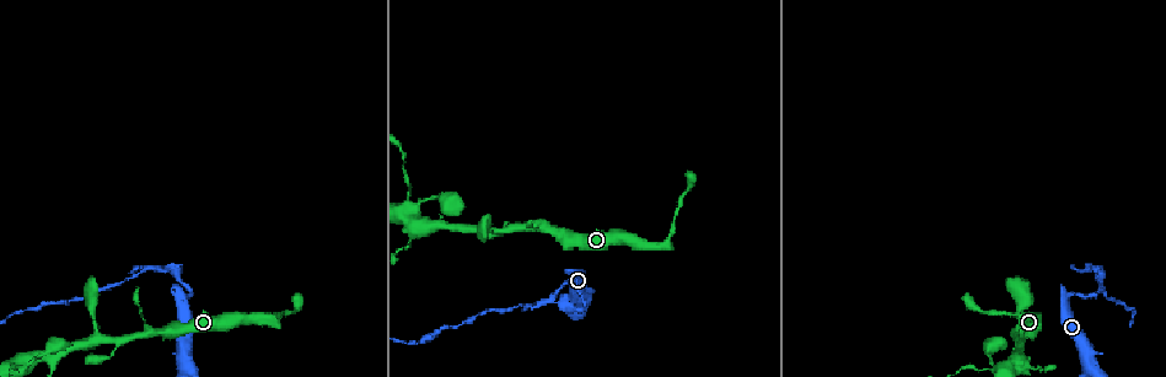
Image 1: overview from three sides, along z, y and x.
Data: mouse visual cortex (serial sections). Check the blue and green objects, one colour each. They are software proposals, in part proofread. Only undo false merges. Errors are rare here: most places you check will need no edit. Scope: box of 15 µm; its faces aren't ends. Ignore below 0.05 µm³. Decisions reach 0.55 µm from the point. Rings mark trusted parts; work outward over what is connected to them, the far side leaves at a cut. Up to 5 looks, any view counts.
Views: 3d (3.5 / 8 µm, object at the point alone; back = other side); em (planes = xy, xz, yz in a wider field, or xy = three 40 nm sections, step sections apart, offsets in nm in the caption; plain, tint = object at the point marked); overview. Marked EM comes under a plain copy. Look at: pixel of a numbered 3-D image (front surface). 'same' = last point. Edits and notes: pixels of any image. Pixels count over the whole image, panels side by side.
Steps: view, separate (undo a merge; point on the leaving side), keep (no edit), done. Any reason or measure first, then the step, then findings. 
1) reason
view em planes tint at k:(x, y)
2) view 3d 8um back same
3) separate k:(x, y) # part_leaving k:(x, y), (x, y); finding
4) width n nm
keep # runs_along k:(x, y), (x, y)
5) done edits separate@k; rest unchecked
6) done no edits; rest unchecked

abrupt turn
view 3d 8um at 1:(1066, 300)

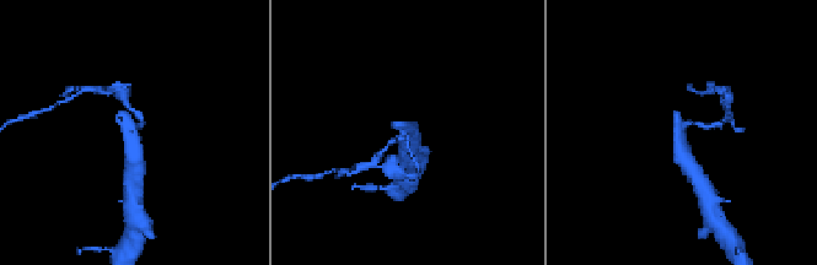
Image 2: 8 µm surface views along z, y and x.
now the EM
view em xy step 1 tint at 2:(132, 131)

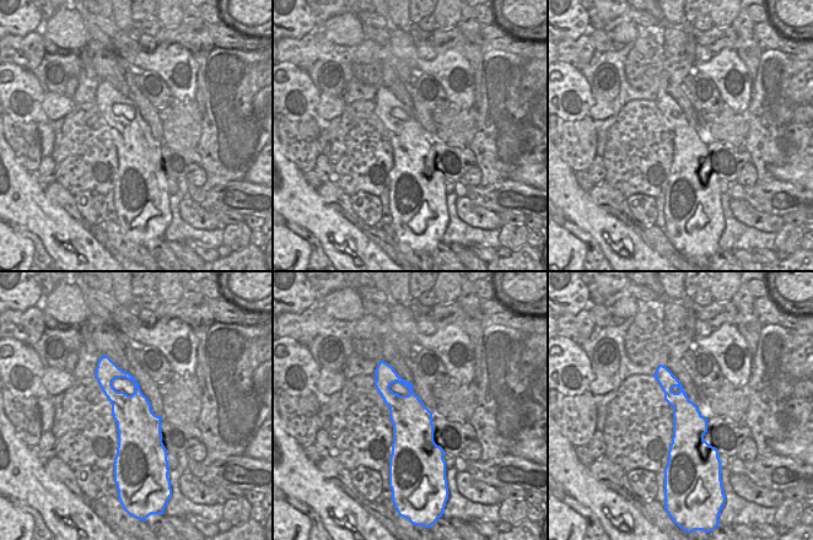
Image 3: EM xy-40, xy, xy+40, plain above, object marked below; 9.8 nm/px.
keep # runs_along 2:(689, 167), (681, 130), (688, 123), (710, 125); one cell here

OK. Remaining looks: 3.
calibre changes
view 3d 3.5um at 1:(1091, 271)

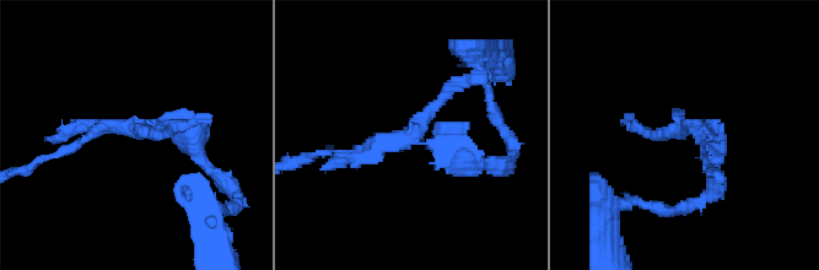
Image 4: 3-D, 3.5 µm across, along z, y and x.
view em xy step 5 tint at 4:(146, 124)

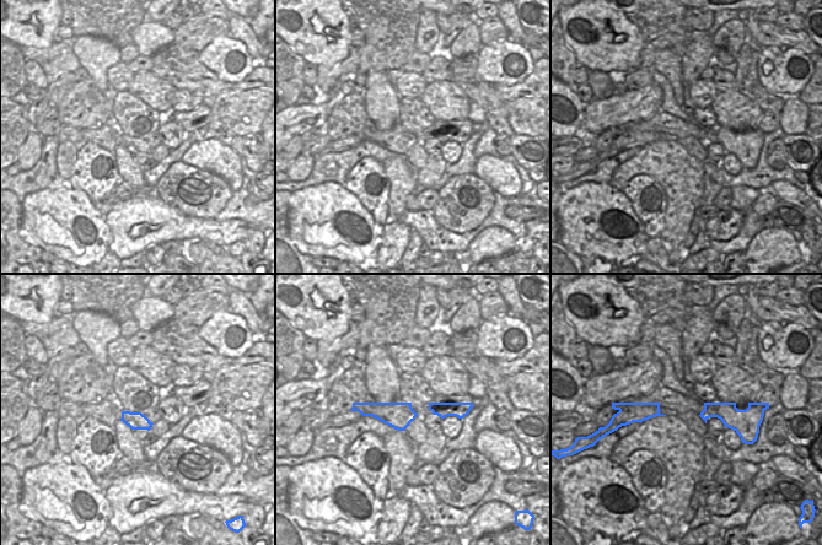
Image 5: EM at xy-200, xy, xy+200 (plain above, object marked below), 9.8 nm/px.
keep # all the same cell

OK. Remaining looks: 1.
done no edits; rest unchecked

